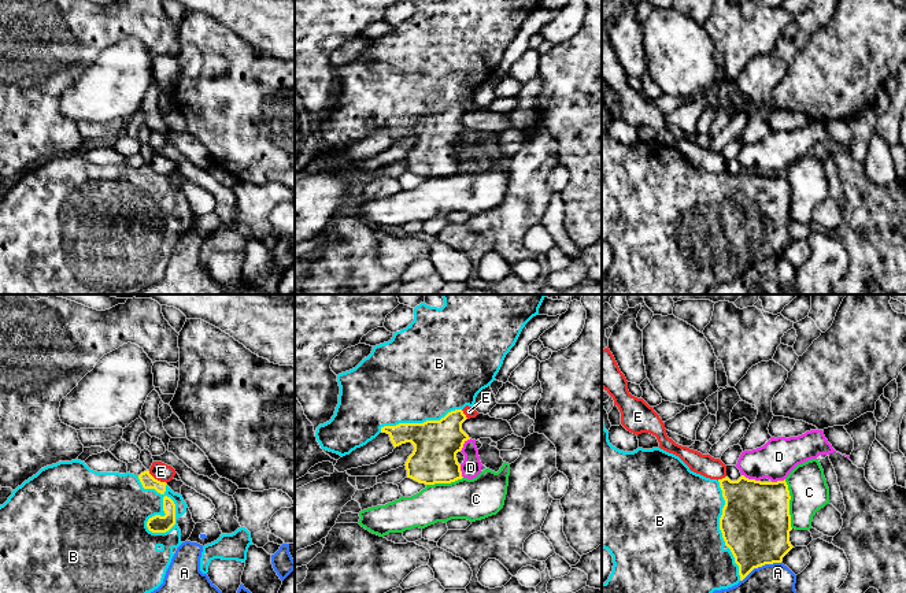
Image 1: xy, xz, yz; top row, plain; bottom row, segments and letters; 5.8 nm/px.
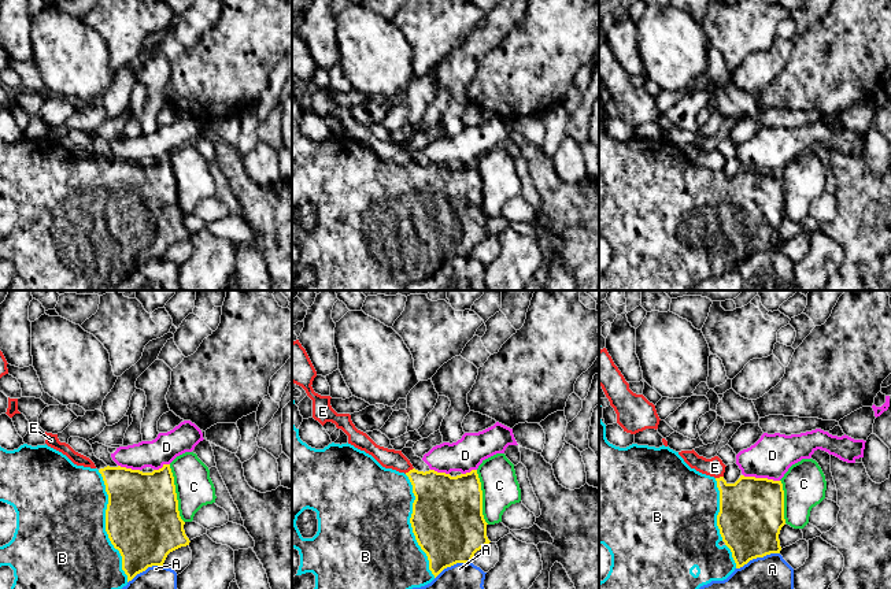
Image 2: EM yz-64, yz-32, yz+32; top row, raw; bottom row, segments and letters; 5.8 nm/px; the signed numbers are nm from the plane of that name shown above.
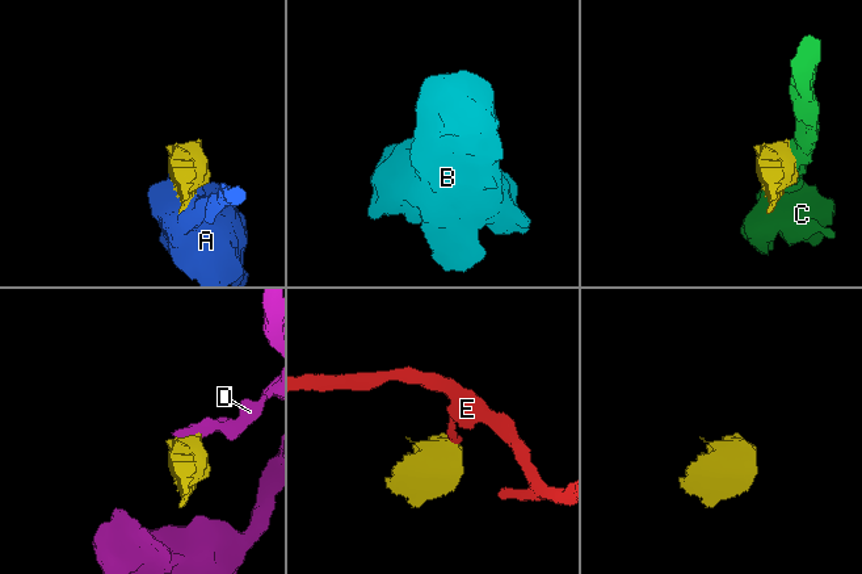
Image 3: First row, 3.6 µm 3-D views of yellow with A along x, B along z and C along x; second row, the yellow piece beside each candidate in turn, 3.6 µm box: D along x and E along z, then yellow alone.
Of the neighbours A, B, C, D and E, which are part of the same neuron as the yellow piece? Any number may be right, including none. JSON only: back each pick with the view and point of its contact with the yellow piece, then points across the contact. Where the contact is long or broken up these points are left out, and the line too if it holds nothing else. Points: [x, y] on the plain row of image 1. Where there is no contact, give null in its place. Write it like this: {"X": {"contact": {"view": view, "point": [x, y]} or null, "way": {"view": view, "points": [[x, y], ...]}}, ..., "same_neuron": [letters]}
{"B": {"contact": {"view": "xy", "point": [166, 189]}}, "same_neuron": ["B"]}

